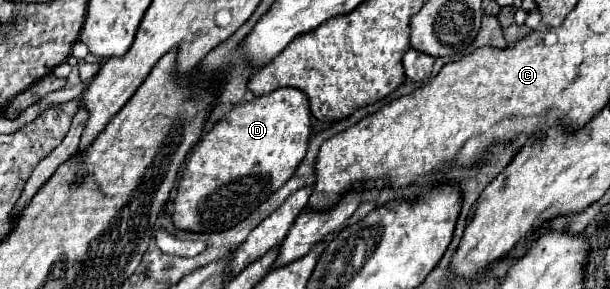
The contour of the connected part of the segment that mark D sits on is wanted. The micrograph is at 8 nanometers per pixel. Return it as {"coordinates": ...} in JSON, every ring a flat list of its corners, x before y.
{"coordinates":[[289,87,275,89,273,93,255,97,253,101,237,103,191,149,177,183,177,193,173,197,173,213,171,213,173,225,181,231,215,233,241,223,291,177,291,173,297,169,297,163,301,163,305,157,305,145,309,137,311,137,309,101,305,93,297,89]]}

